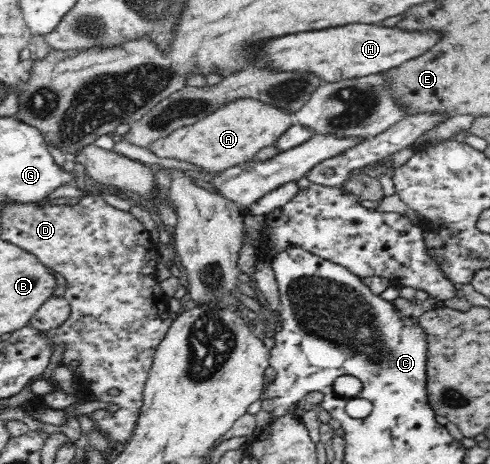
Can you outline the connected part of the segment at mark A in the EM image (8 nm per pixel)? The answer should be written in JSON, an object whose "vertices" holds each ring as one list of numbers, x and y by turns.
{"vertices":[[241,97,227,101,213,112,193,124,183,126,159,138,151,144,151,150,163,158,179,158,203,166,207,170,221,172,229,167,247,162,260,150,272,146,274,142,295,124,294,113,281,107,261,102,253,97]]}

